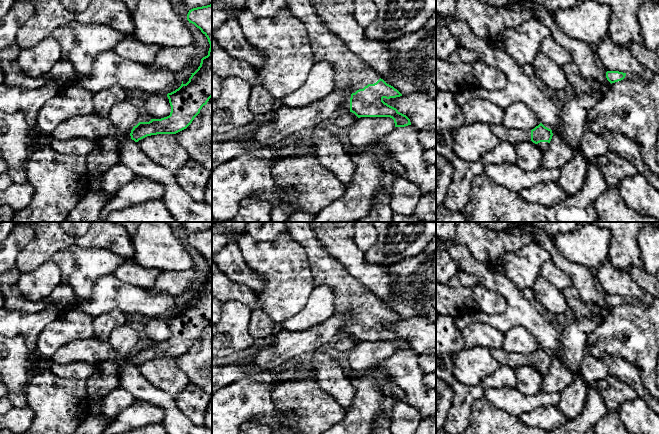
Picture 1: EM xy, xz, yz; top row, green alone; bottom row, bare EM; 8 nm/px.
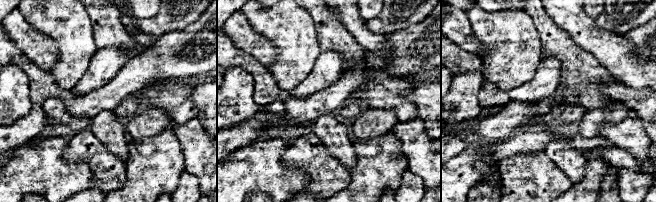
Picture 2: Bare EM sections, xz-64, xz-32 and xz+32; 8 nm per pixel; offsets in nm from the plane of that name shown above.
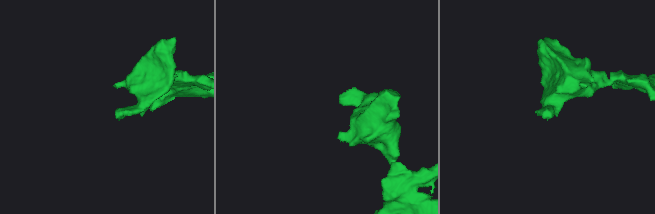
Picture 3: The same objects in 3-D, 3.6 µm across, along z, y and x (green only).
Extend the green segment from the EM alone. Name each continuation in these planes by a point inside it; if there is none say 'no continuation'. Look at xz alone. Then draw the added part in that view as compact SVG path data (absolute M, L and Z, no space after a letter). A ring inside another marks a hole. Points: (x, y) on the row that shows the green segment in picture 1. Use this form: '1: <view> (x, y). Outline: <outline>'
1: xz (351, 73). Outline: M287 0L290 11L298 17L305 25L313 50L314 61L327 61L332 64L335 70L334 88L347 92L340 109L350 111L351 94L363 89L368 84L376 83L380 77L372 71L367 64L359 57L350 52L346 45L323 23L316 14L315 7L311 0Z

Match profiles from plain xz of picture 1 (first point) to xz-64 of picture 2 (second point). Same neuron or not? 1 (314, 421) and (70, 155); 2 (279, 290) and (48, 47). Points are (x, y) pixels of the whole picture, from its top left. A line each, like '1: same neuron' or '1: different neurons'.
1: same neuron
2: different neurons

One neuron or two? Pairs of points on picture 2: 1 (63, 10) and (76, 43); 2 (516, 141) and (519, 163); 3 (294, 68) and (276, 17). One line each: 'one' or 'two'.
1: one
2: two
3: one

